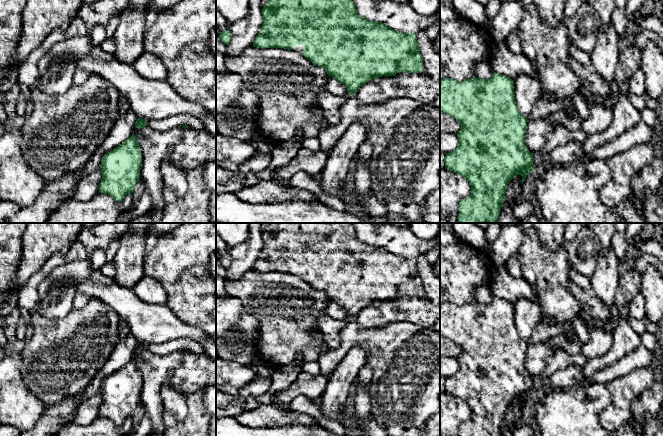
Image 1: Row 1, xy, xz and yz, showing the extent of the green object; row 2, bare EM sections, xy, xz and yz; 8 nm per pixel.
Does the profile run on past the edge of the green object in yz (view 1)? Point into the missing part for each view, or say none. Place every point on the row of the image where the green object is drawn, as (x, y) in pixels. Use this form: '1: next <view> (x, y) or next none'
1: next none

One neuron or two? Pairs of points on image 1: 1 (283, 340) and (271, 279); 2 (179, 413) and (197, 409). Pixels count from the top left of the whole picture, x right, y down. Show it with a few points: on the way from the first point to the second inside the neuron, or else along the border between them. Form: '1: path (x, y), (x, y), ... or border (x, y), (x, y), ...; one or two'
1: path (283, 325), (283, 319), (261, 297), (263, 294); one
2: border (184, 394), (187, 414), (178, 421); two

